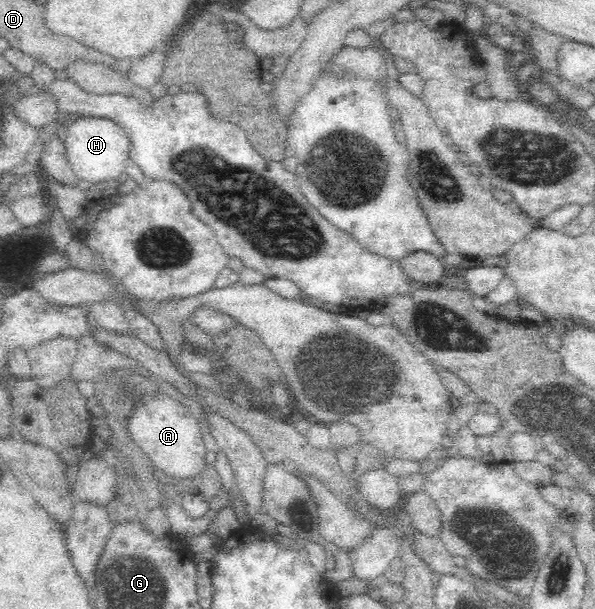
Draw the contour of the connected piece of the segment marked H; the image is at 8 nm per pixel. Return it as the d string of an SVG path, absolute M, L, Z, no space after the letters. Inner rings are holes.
M75 116L66 123L66 138L64 138L65 154L68 164L74 176L82 184L85 181L90 183L112 184L116 176L124 172L130 152L129 138L126 138L124 130L108 122L106 118L94 116ZM112 178L112 180L110 180Z

